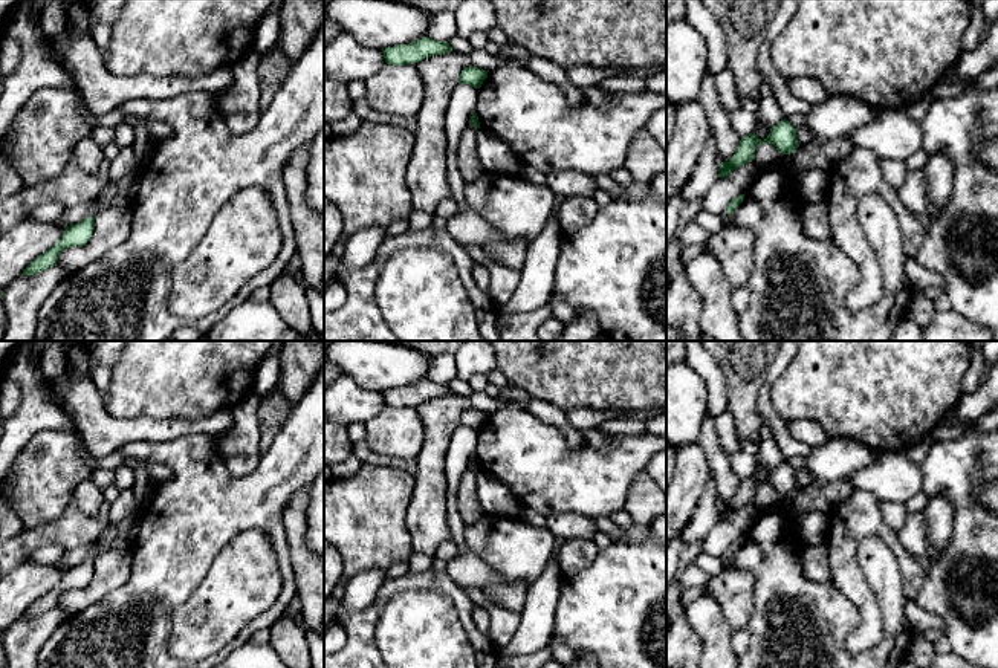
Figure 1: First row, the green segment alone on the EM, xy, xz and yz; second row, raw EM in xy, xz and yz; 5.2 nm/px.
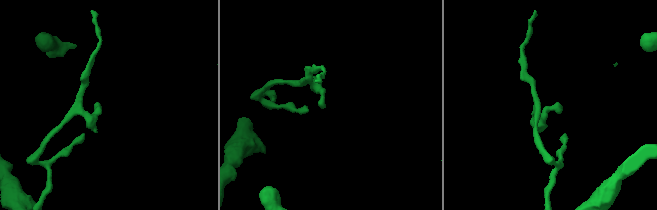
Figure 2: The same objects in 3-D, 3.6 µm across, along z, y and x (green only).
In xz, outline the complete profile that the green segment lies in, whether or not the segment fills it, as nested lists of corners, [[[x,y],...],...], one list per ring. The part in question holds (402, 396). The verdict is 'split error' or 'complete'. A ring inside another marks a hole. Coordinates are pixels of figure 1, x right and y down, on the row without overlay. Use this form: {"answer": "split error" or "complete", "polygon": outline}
{"answer": "complete", "polygon": [[[429,379],[413,384],[410,387],[397,387],[382,391],[387,407],[405,408],[416,407],[428,399],[452,394],[448,384],[436,384]]]}

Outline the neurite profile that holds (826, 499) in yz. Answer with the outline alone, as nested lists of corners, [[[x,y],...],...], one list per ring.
[[[845,477],[822,488],[798,489],[792,497],[784,498],[784,506],[795,520],[810,512],[830,515],[851,492],[853,485]]]

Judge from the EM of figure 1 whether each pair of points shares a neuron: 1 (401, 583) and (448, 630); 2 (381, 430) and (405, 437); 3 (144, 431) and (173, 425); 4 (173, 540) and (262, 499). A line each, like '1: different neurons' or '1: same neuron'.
1: different neurons
2: same neuron
3: same neuron
4: same neuron

